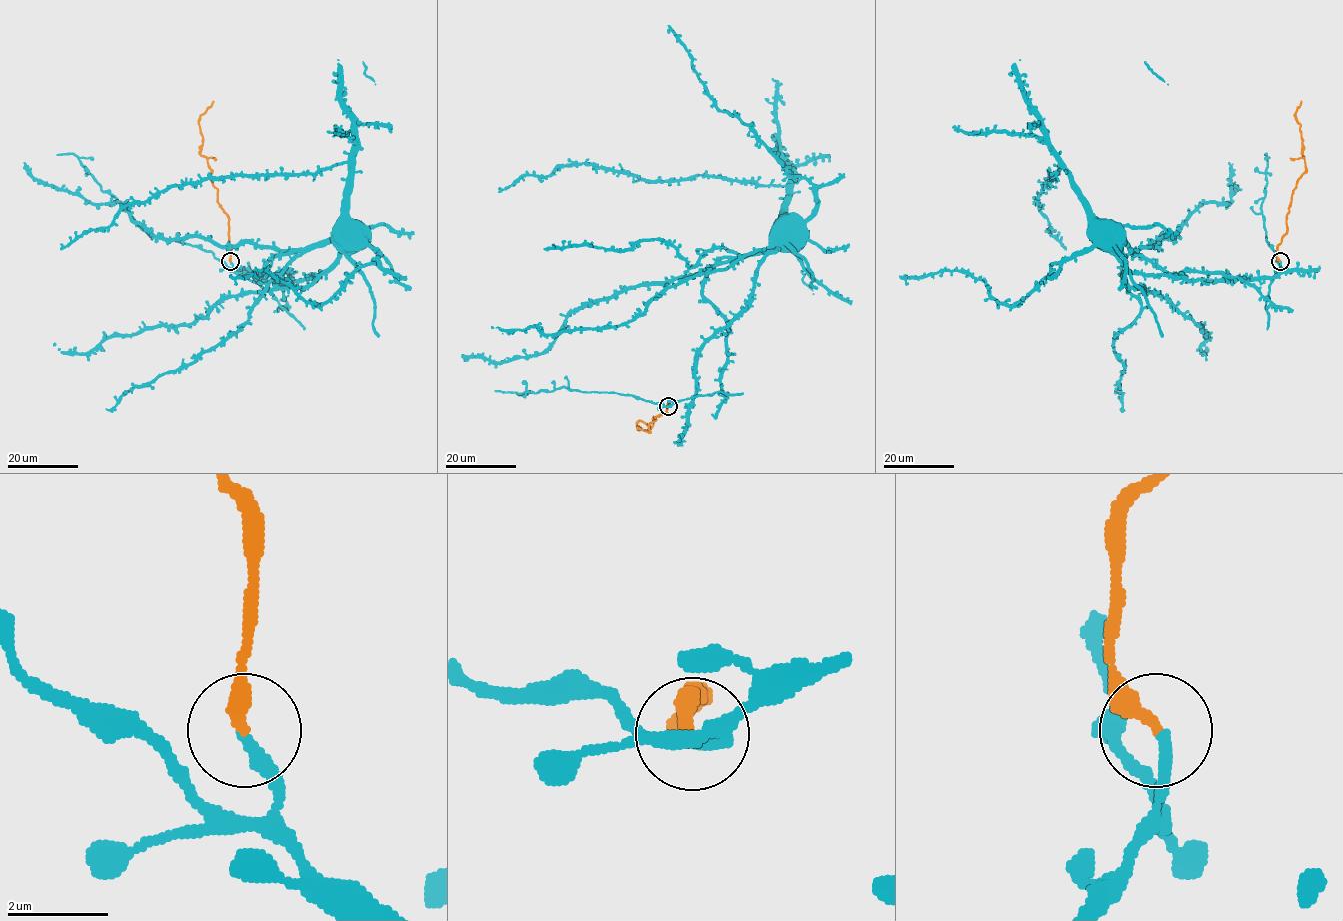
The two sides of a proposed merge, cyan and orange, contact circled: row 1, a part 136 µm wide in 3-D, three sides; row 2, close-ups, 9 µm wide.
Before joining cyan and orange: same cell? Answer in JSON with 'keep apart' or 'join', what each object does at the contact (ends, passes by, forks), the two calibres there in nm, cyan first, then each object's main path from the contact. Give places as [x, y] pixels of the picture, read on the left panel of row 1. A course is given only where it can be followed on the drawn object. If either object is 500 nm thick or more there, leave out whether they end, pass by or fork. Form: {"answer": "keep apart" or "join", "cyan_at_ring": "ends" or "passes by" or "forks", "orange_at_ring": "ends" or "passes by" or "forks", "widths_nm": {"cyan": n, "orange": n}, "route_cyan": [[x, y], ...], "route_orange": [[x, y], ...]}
{"answer": "join", "cyan_at_ring": "ends", "orange_at_ring": "ends", "widths_nm": {"cyan": 260, "orange": 320}, "route_cyan": [[230, 261], [236, 271], [253, 280], [306, 279], [324, 273], [340, 250], [352, 249], [358, 236]], "route_orange": [[230, 261], [228, 216], [218, 202], [207, 159], [200, 153], [200, 116], [213, 101]]}

